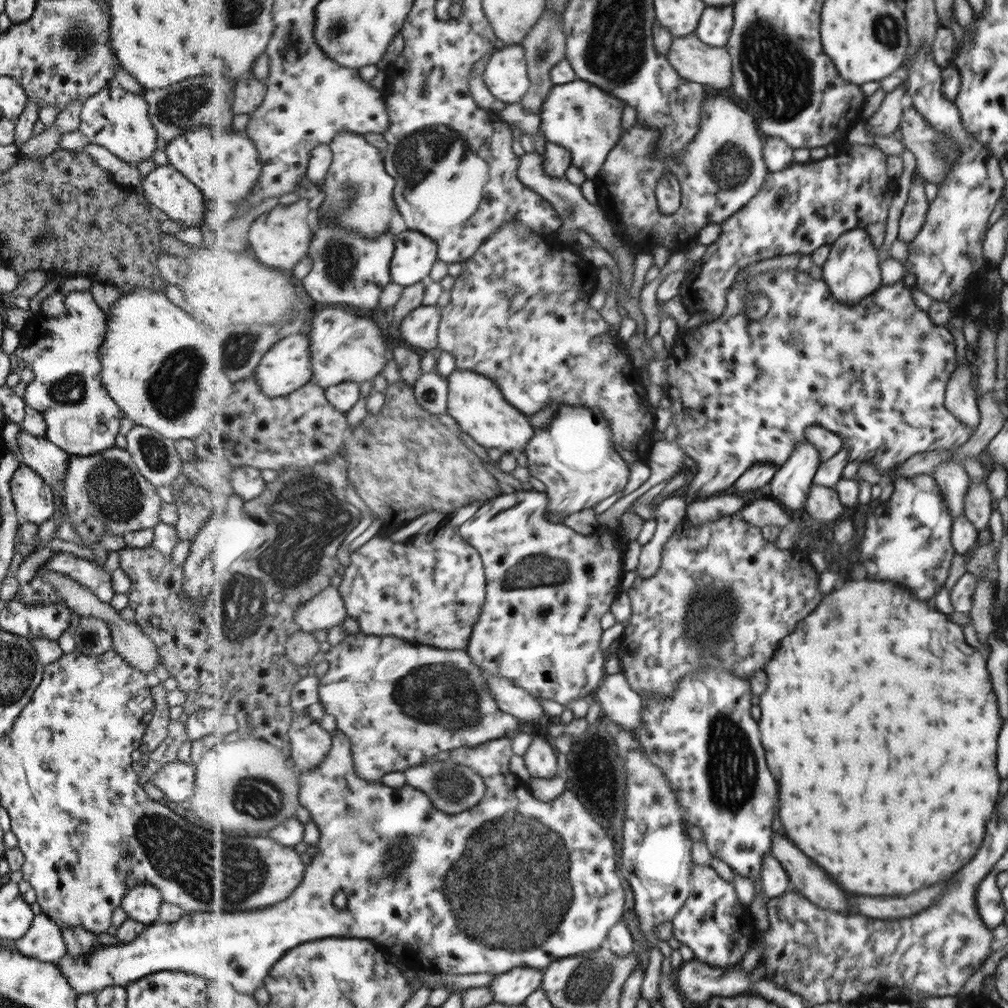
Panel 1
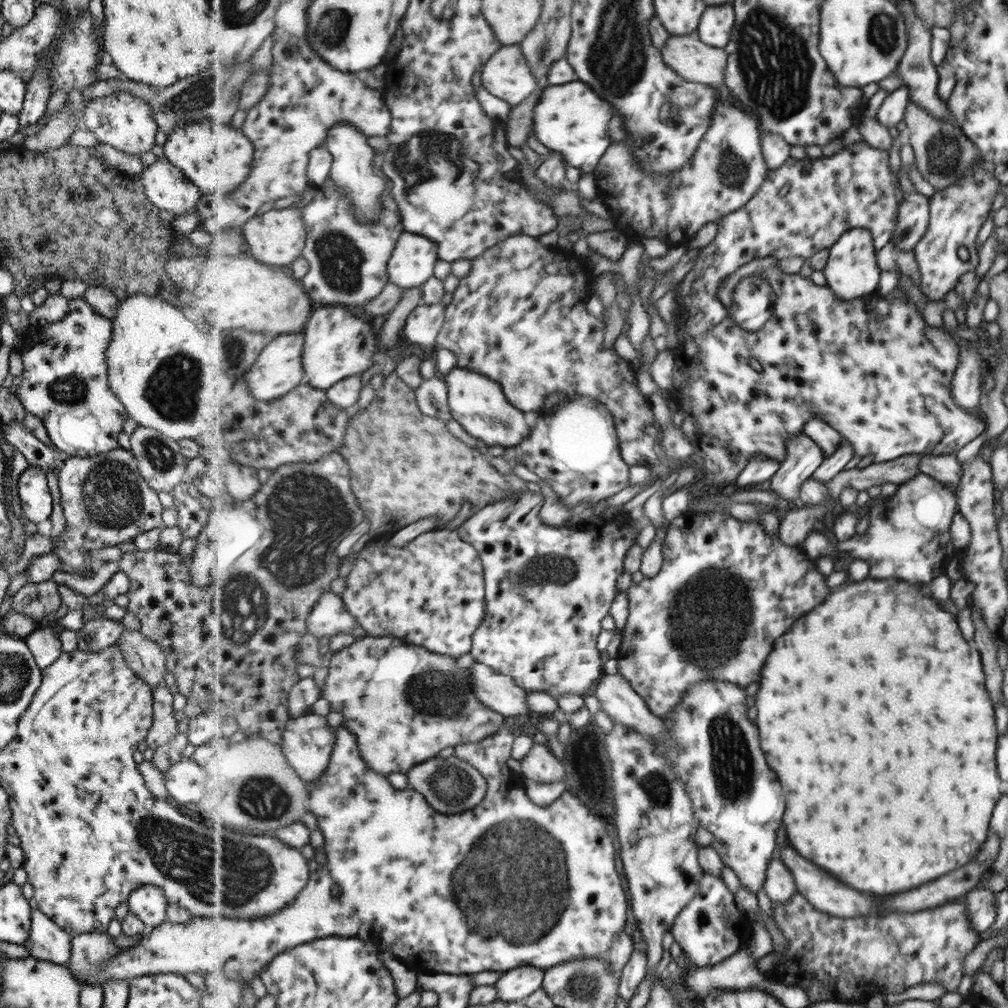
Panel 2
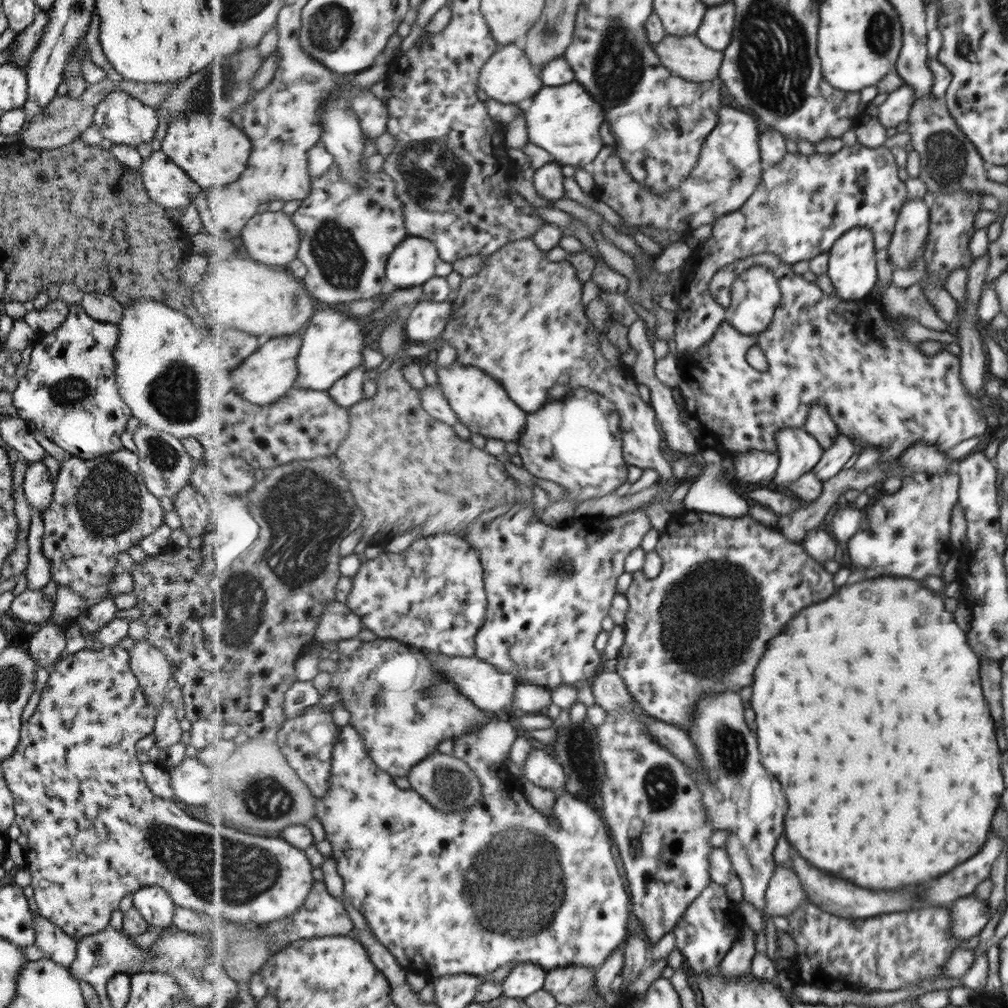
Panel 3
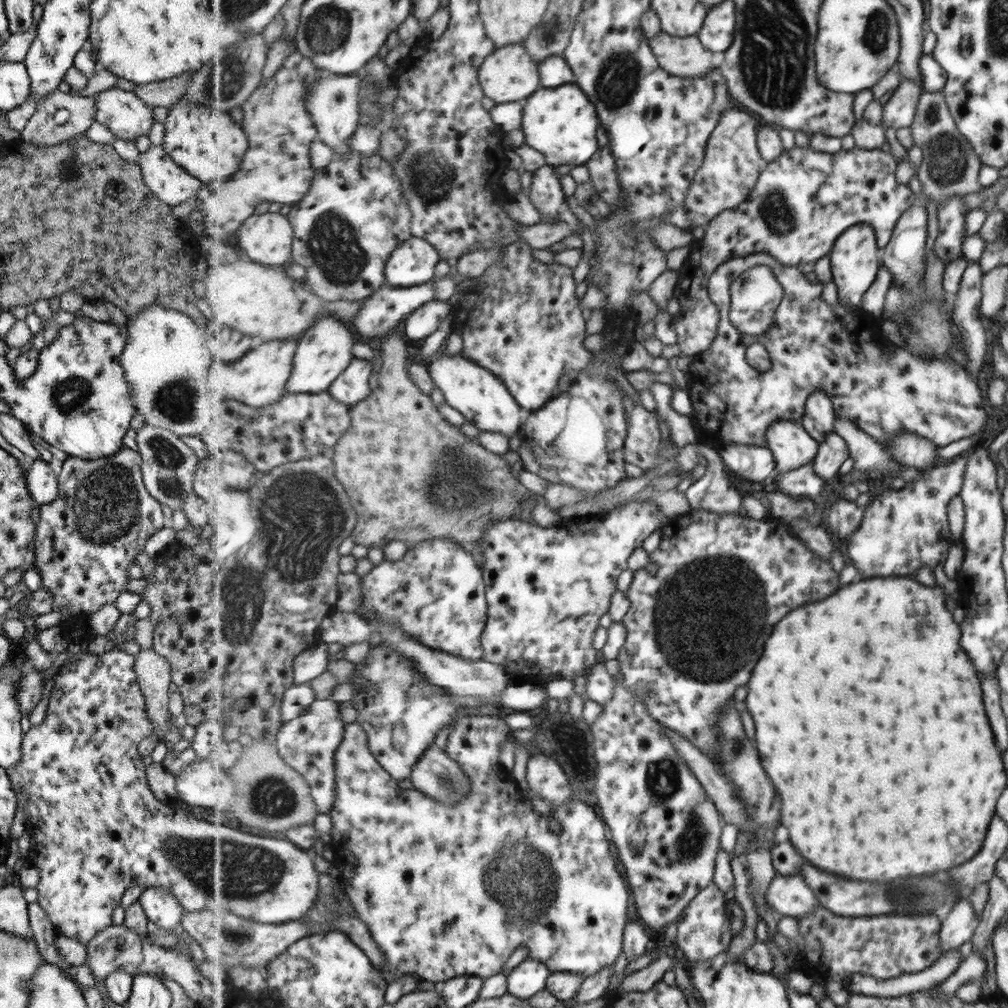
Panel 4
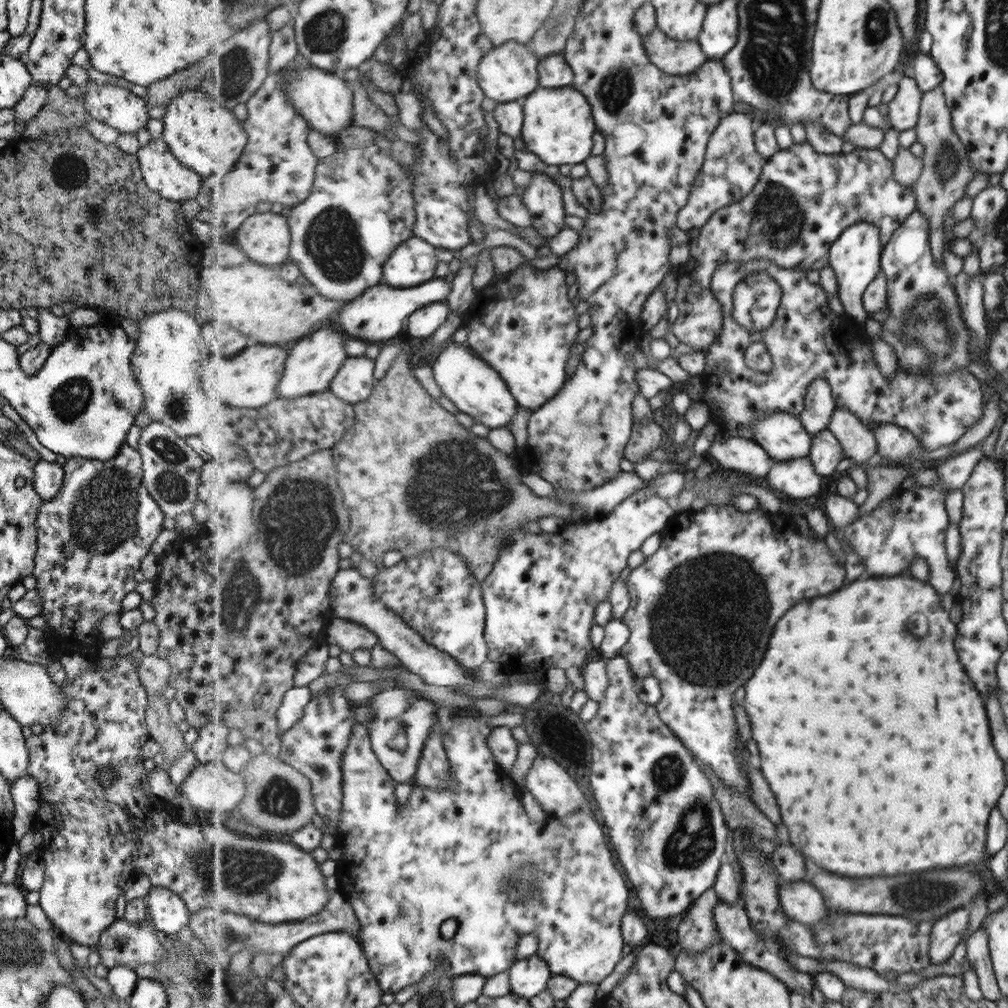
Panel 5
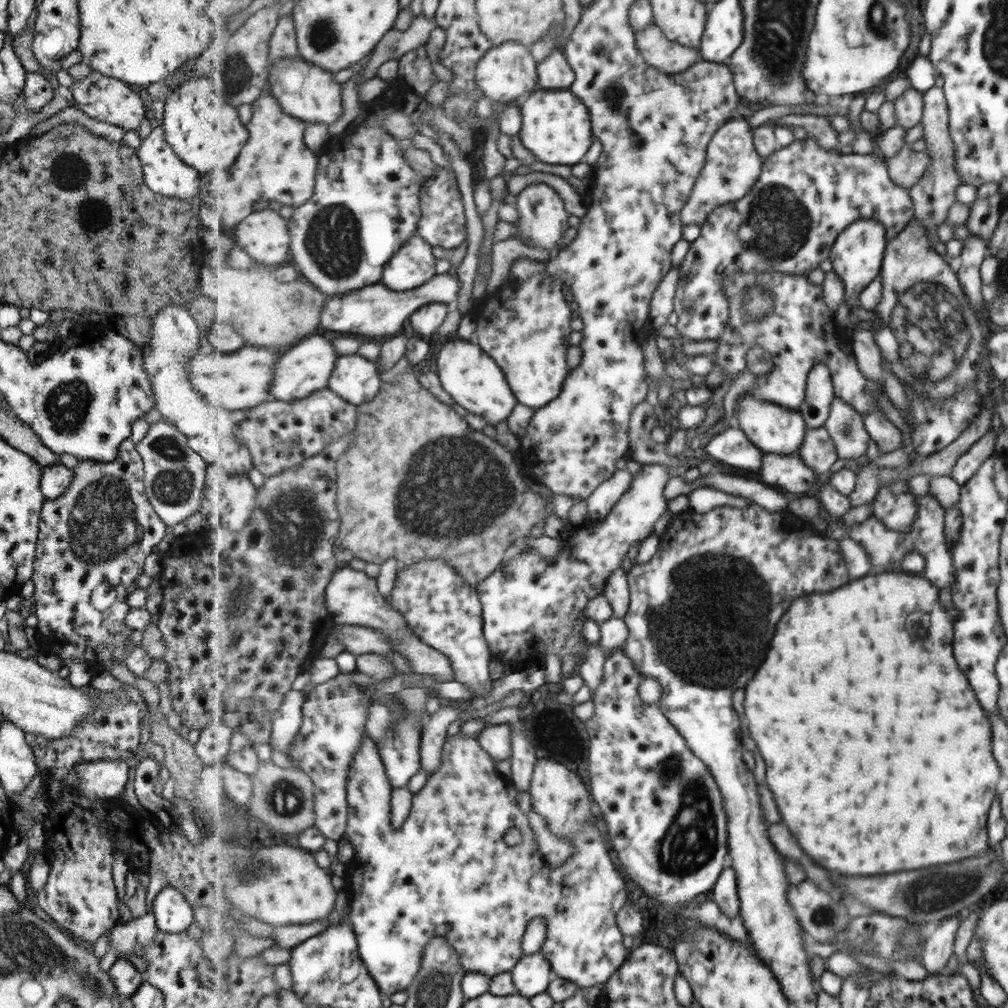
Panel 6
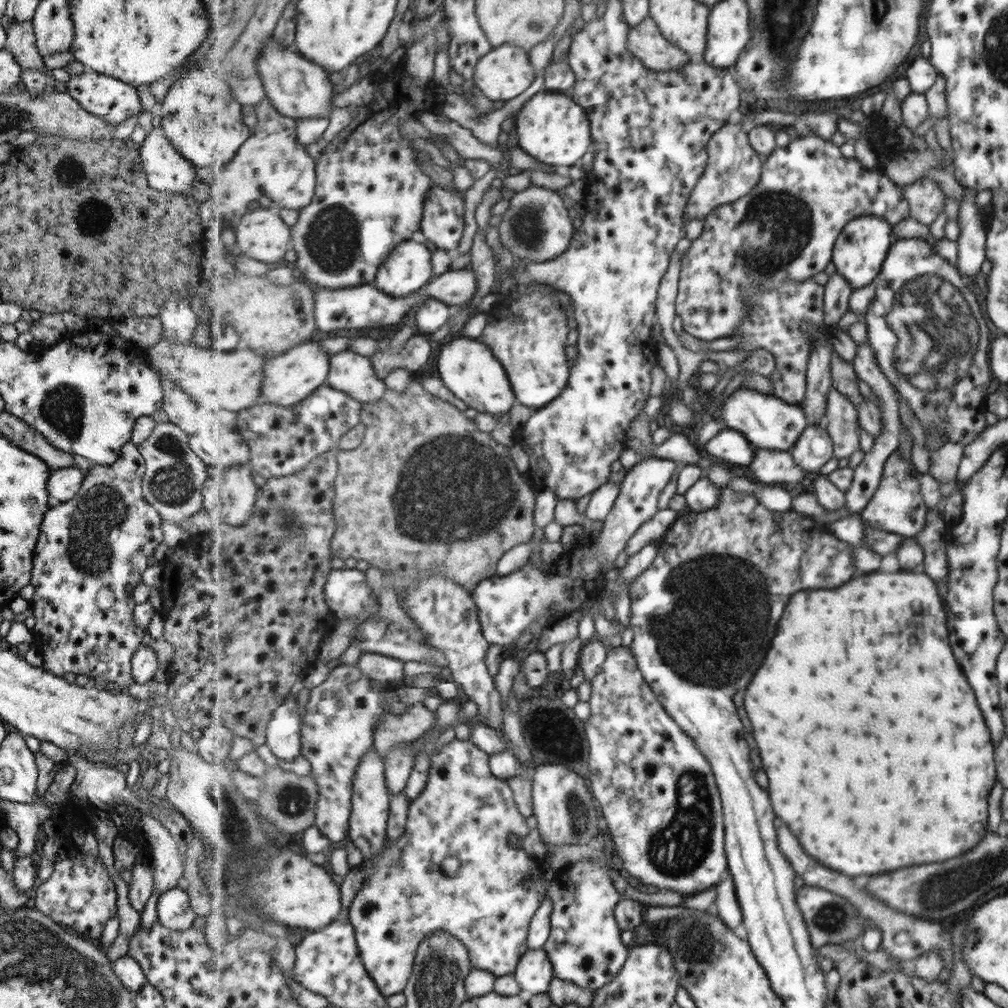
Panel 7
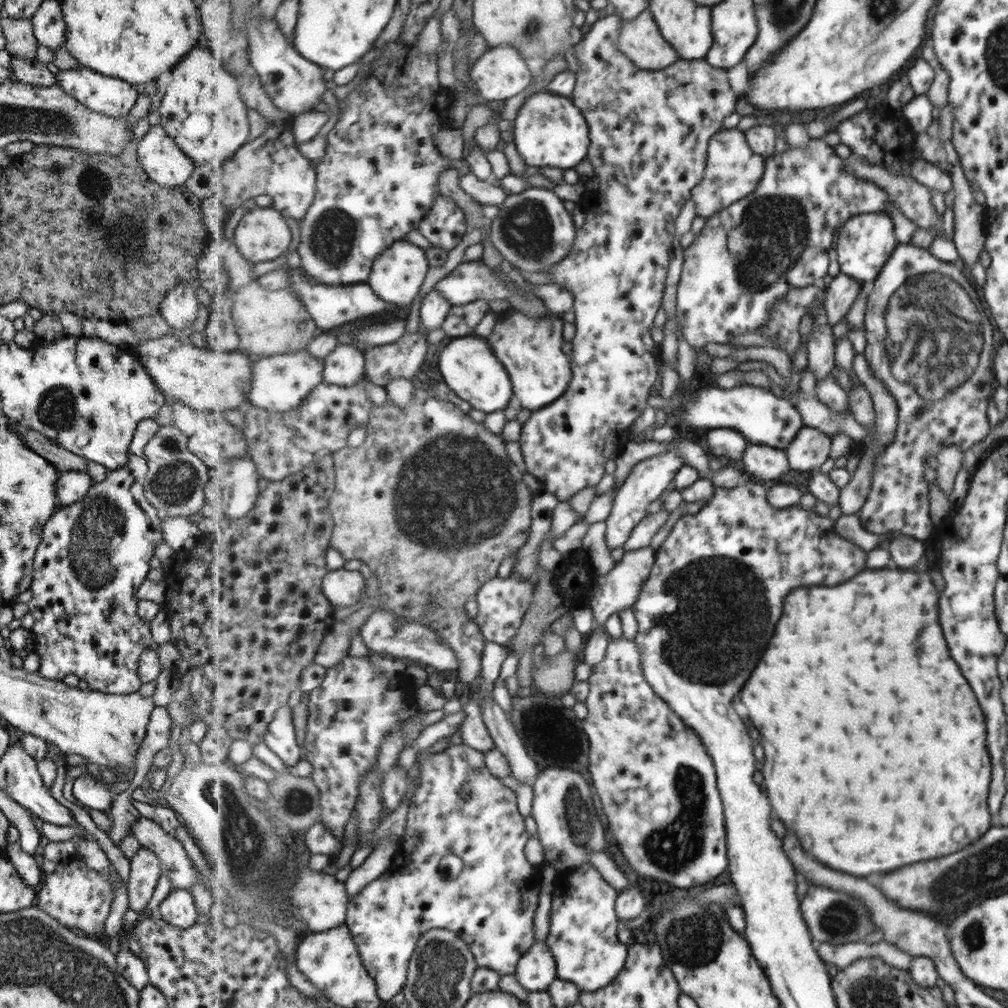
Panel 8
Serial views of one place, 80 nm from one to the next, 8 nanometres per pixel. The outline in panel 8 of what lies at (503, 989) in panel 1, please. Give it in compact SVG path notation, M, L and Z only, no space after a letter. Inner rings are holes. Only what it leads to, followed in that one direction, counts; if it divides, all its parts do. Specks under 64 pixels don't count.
M536 941L521 957L515 973L522 987L530 993L548 991L558 979L556 956L550 941Z

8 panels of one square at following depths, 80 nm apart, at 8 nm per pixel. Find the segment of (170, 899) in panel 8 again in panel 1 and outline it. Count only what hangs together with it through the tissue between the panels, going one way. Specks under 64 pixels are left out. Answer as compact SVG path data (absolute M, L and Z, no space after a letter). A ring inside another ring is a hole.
M140 885L129 889L120 900L126 916L141 924L158 922L158 908L162 903L158 890L150 885Z

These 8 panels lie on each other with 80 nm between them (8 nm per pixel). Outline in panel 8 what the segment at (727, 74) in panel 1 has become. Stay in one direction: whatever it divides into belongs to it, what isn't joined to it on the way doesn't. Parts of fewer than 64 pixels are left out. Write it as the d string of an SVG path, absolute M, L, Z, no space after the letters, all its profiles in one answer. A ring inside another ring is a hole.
M649 8L633 20L624 20L619 45L626 56L645 70L662 73L681 59L676 47L660 31Z

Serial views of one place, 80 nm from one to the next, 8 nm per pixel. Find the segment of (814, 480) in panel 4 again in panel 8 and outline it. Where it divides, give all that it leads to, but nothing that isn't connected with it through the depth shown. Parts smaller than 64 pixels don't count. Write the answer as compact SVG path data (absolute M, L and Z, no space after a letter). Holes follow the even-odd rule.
M750 443L742 462L746 470L763 481L783 478L784 474L787 476L792 470L784 450L765 444Z

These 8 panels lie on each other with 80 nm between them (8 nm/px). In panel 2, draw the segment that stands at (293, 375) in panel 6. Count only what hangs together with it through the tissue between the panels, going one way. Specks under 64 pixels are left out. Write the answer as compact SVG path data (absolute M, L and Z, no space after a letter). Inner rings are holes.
M345 308L317 309L302 332L305 334L305 383L326 392L345 378L365 374L383 351L377 340L379 335L373 334L373 326L363 318L355 318Z

